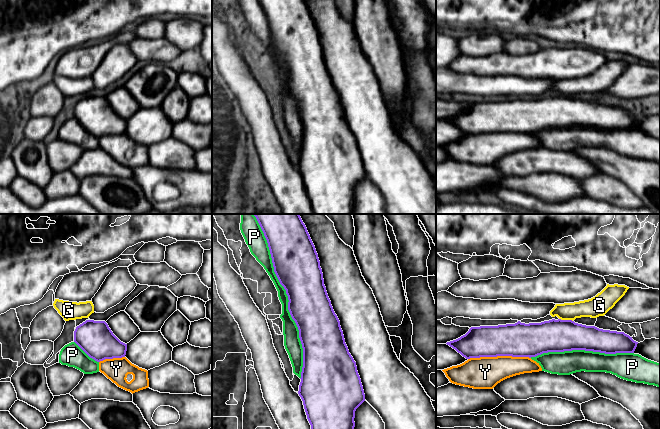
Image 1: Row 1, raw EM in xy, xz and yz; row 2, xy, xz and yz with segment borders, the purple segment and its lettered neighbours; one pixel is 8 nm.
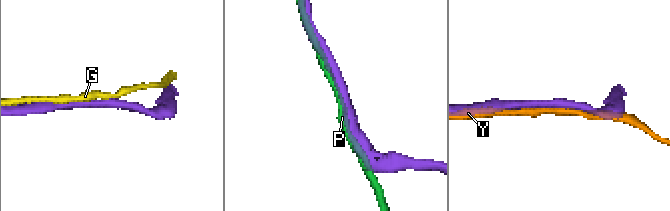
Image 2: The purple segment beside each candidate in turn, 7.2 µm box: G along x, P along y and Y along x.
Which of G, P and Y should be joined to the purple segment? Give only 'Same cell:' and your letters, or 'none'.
Same cell: none

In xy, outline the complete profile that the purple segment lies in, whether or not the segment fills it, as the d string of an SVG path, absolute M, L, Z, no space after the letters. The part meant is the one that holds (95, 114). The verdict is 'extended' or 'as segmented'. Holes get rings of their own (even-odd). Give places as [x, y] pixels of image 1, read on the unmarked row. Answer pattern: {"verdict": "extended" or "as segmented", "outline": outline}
{"verdict": "as segmented", "outline": "M86 96L76 103L74 118L97 138L125 133L127 120L121 118L105 97Z"}

